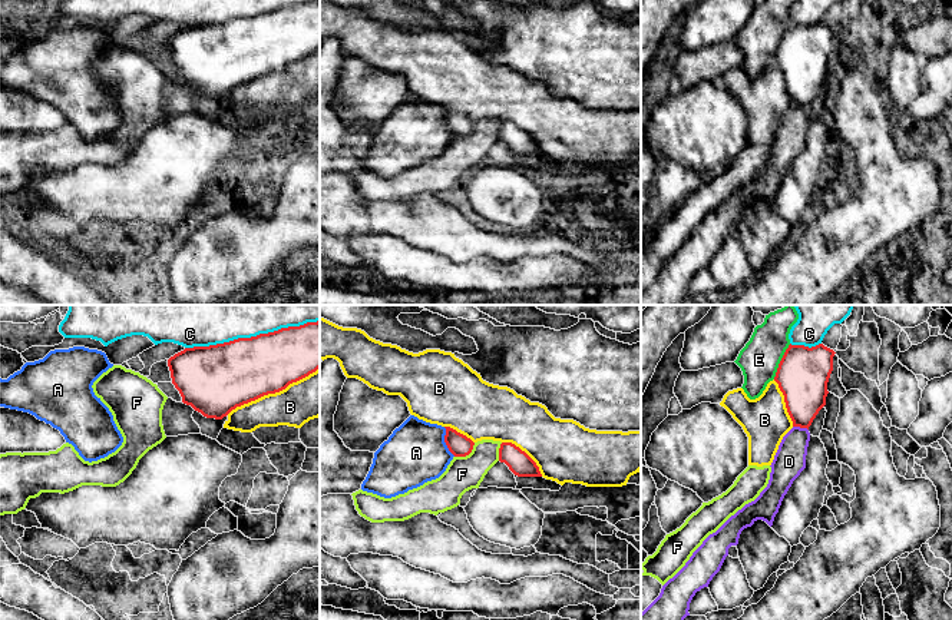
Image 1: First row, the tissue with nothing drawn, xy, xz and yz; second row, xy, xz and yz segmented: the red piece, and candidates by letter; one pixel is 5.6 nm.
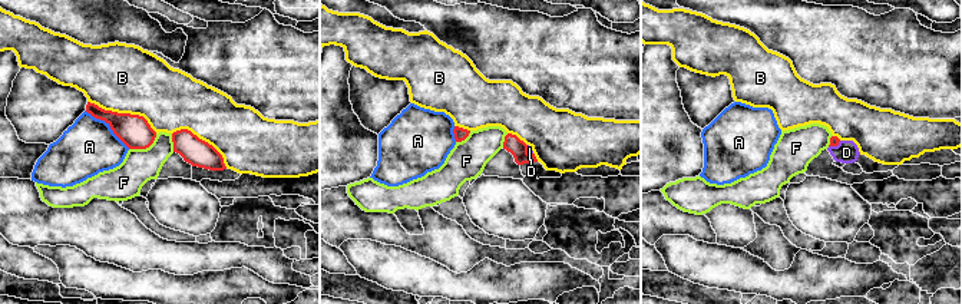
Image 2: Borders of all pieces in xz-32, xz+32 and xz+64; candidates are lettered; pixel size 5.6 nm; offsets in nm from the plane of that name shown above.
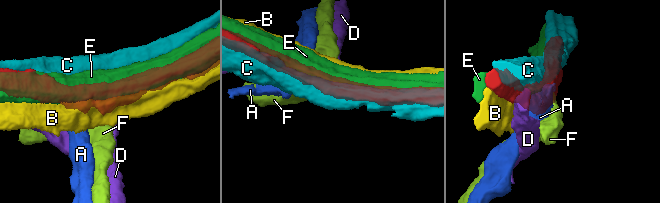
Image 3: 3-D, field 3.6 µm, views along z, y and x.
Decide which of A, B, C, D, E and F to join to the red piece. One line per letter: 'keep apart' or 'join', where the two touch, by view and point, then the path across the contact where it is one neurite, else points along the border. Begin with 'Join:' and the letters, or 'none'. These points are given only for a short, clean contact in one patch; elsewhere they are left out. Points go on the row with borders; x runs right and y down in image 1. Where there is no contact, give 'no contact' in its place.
Join: none
A: keep apart; meets red in xz at (445, 441)
B: keep apart; meets red in xy at (273, 393)
C: keep apart; meets red in xy at (251, 337)
D: keep apart; meets red in yz at (800, 427); border along yz (793, 425), (807, 430)
E: keep apart; meets red in yz at (780, 361)
F: keep apart; meets red in xz at (466, 454); border along xz (475, 443), (468, 454), (455, 457)

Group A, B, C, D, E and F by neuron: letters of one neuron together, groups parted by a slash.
A / B / C / D / E / F

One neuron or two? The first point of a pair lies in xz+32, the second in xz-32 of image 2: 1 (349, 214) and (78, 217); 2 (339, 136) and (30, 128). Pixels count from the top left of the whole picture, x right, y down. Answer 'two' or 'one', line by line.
1: one
2: two

